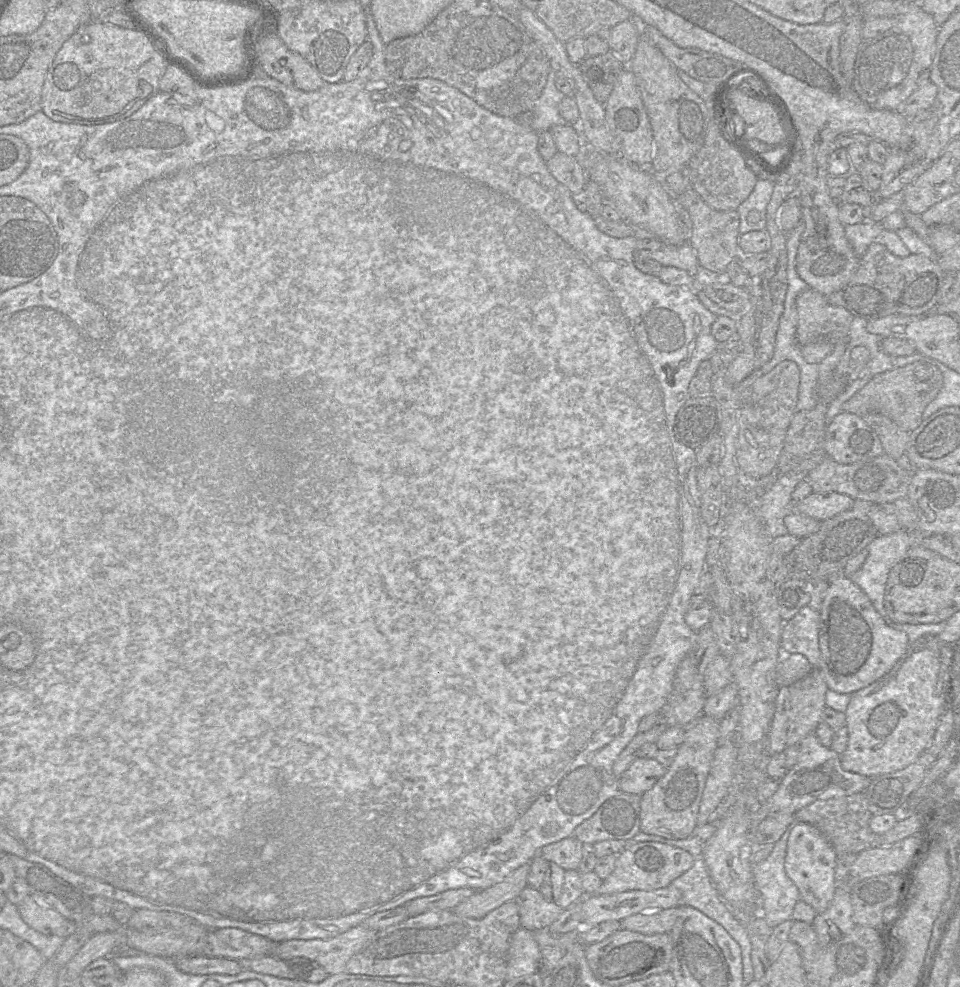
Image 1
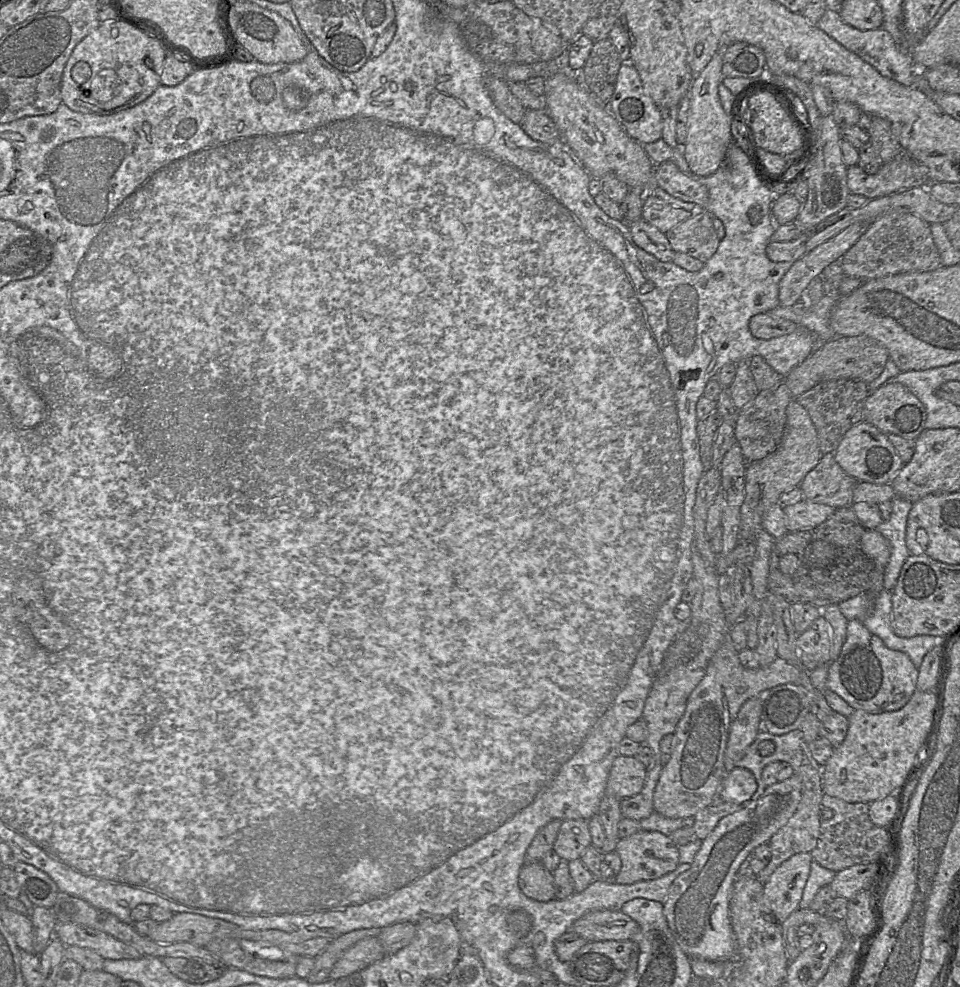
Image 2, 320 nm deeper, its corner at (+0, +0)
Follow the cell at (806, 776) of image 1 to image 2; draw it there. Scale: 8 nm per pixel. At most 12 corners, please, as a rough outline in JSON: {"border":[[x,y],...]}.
{"border":[[796,775],[719,821],[663,913],[691,959],[736,958],[739,868],[797,810]]}

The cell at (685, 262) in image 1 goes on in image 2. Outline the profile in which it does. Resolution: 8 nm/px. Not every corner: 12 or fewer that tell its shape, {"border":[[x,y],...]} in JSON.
{"border":[[708,211],[665,235],[675,252],[704,264],[721,241]]}

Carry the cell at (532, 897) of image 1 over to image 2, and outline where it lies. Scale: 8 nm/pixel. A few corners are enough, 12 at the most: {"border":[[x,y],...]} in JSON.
{"border":[[525,862],[518,884],[528,898],[555,899],[553,873]]}

